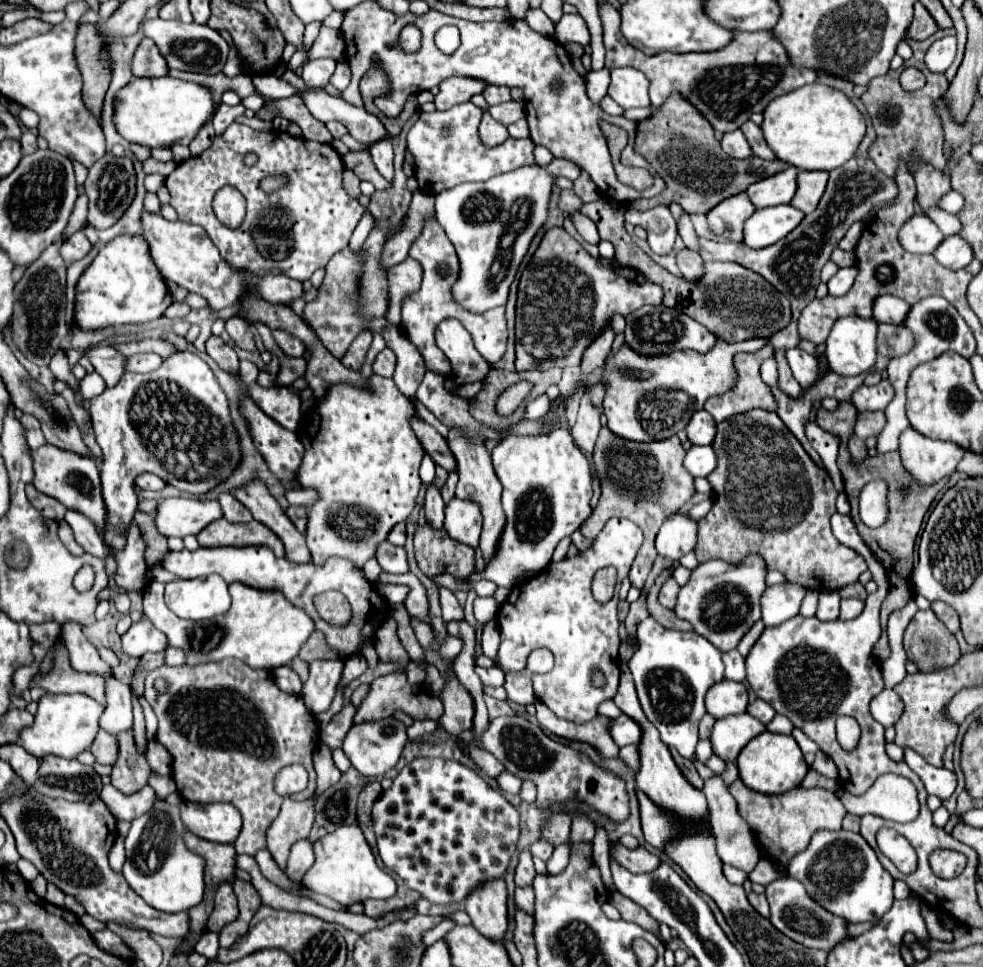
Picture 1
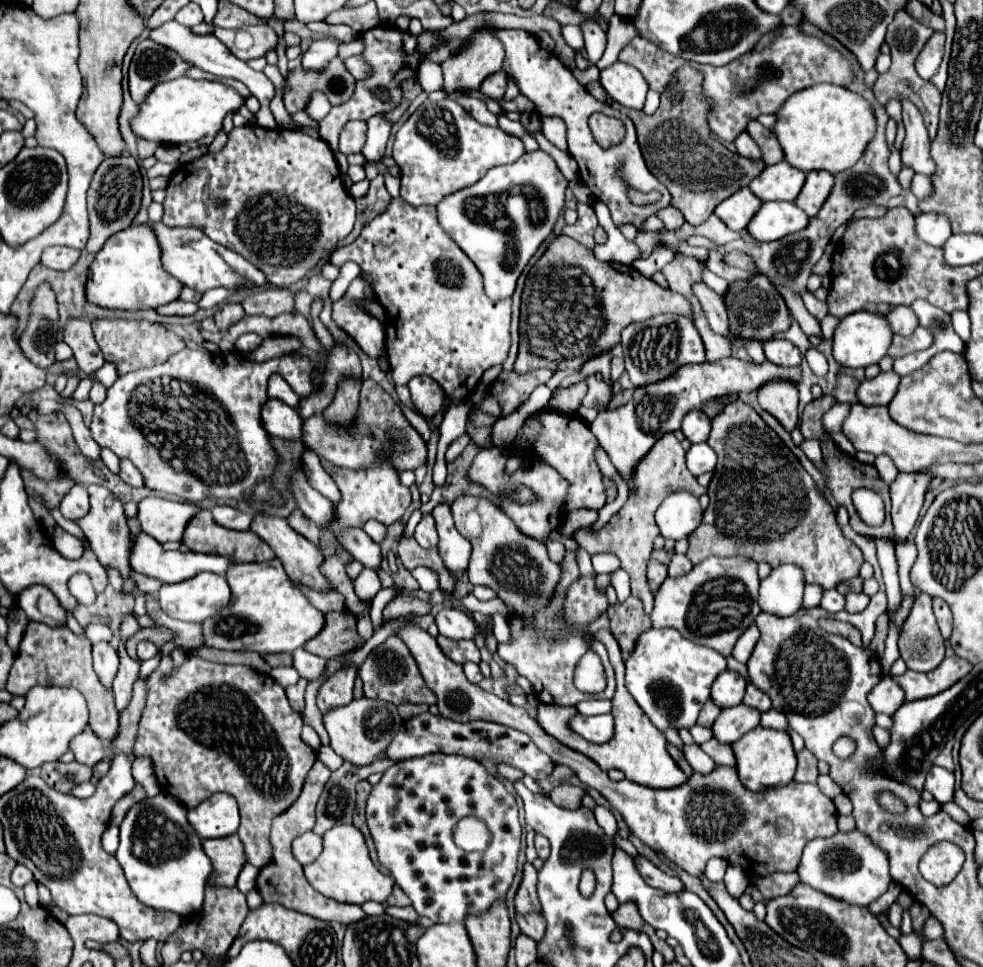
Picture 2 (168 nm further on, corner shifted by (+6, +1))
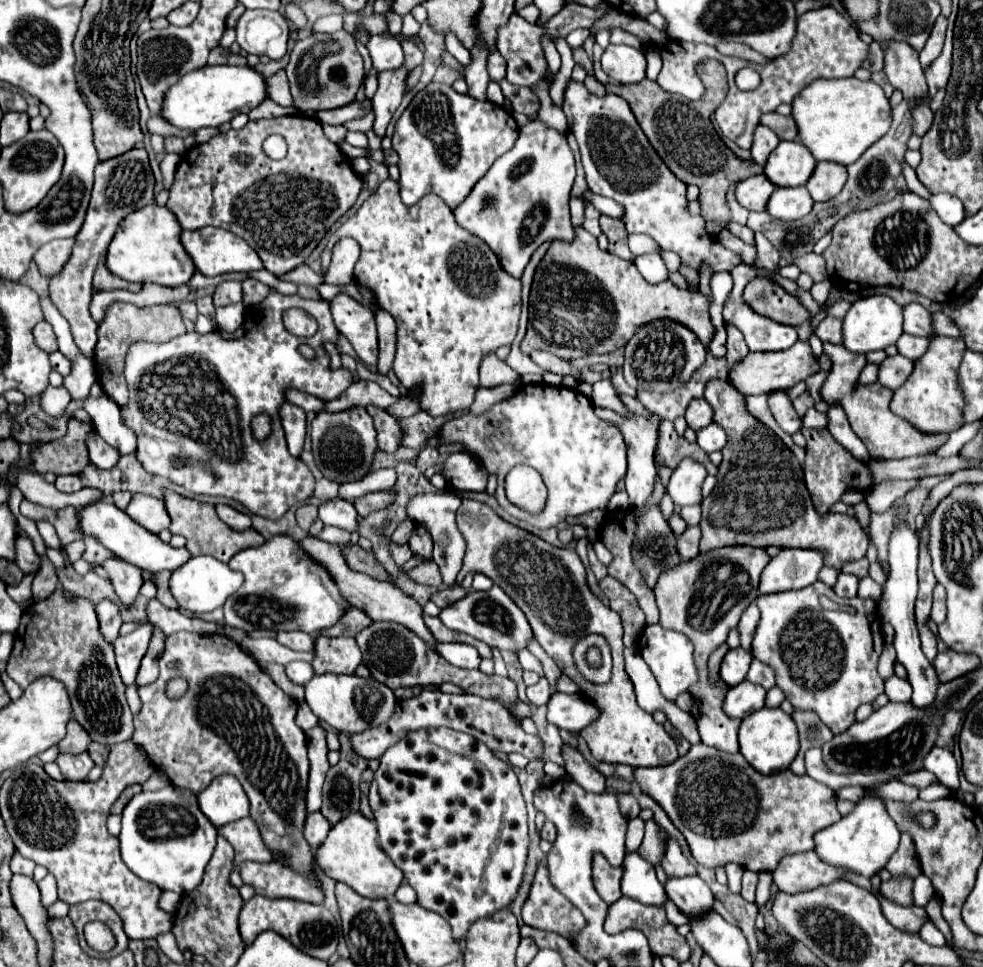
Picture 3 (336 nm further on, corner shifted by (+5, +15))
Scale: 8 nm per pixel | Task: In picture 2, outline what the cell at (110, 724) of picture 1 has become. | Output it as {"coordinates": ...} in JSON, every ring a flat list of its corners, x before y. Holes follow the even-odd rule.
{"coordinates":[[98,642,92,646,94,652,94,670,100,682,112,690,116,672,118,672,118,654,114,648,108,646,108,642]]}

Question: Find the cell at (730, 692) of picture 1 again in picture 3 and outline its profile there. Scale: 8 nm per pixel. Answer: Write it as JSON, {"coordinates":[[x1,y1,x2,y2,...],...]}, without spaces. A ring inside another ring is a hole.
{"coordinates":[[741,646,729,650,723,658,723,664,721,664,721,678,725,680,725,684,737,686,739,682,743,682,751,660,753,660,751,652,745,652]]}

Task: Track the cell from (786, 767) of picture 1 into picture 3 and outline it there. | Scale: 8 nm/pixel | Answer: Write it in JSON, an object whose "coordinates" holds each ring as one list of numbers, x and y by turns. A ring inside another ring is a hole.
{"coordinates":[[765,706,741,722,739,746,741,746,741,754,745,756,745,760,749,760,749,764,753,764,753,768,757,768,757,772,771,774,777,770,785,770,785,768,789,768,789,764,793,762,793,758,799,752,797,726,795,726,793,718,789,714,785,714,781,708]]}

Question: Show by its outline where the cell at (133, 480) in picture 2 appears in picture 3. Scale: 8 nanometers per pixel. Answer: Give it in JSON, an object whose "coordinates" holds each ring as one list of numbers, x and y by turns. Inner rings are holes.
{"coordinates":[[89,396,83,404,83,410,91,416,97,434,101,434,101,438,107,440,107,444,111,444,119,454,135,452,135,432,123,422,119,406,111,404,107,396]]}

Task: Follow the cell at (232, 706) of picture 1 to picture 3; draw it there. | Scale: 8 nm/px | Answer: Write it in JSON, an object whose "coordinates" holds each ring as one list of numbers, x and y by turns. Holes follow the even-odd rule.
{"coordinates":[[175,632,167,636,165,652,159,658,159,668,159,678,149,686,139,688,143,708,135,716,135,734,131,740,147,752,155,768,169,776,173,786,191,790,193,794,205,790,205,786,209,786,213,778,221,774,233,774,251,800,251,818,261,828,261,836,267,848,281,852,279,862,315,880,317,876,313,868,313,848,303,836,307,818,305,796,309,760,305,734,295,724,297,702,289,698,279,686,275,686,275,682,237,642,223,634,201,636,193,632],[167,660,179,660,181,668,177,672,167,668],[175,676,181,676,189,682,189,692,181,700,169,700,165,696,165,684]]}

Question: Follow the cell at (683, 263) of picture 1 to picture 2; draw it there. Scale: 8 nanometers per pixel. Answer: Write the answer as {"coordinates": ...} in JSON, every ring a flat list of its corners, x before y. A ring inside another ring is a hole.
{"coordinates":[[694,282,692,290,702,304,702,310,706,314,708,322,710,322,710,328,716,334,730,340,730,336,728,336,728,316,726,316,726,308,724,308,722,298,712,288,708,288,704,282]]}

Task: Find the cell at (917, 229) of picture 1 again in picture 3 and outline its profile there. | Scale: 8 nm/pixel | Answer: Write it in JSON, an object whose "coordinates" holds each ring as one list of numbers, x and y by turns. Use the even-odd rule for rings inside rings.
{"coordinates":[[933,194,929,198,933,210,937,212,937,216,949,224,949,226,957,226,961,224,961,220,965,220,965,208,961,204,961,200,957,200,955,196,949,194]]}

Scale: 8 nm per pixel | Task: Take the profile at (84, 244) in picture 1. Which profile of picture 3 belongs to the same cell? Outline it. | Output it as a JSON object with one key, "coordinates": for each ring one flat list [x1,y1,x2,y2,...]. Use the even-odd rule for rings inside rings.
{"coordinates":[[51,240,35,252,33,262,37,264,39,274,43,274,43,278,53,278,63,270,71,256,73,242,75,240]]}

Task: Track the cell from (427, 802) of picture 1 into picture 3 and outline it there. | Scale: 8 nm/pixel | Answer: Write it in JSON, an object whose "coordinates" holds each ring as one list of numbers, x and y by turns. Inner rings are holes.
{"coordinates":[[421,728,417,732,409,732,409,736,405,736,405,740,399,740,397,744,393,744,383,756,381,756,381,764,373,776,371,782,371,792,369,792,369,804,379,828,379,844,385,850,385,854,389,854,389,858,393,860,393,864,397,868,401,868,405,872,407,882,415,888,417,892,417,904,421,904,427,910,433,910,437,914,441,914,451,930,453,930,453,938,457,938,459,942,465,940,471,924,475,920,493,916,493,912,509,906,519,890,521,878,523,878,523,870,525,870,525,862,527,862,527,846,529,846,529,830,527,830,527,808,525,808,525,800,523,794,519,790,519,782,517,782,517,774,513,772,511,764,507,766,507,762,503,762,501,758,497,758,485,744,481,744,481,740,451,730,451,728]]}

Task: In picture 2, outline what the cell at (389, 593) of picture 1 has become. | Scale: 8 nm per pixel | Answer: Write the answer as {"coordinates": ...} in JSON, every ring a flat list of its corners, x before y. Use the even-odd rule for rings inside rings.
{"coordinates":[[364,567,364,570,362,570,353,583,356,595,362,600,372,600,382,589,377,573,366,567]]}

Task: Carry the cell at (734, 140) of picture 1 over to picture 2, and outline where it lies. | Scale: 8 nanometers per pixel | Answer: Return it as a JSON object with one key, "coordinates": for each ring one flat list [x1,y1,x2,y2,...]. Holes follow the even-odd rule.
{"coordinates":[[742,132,742,134,736,136,734,146,736,146,736,152,740,156,746,156,746,158,760,158,762,156,760,154,760,148,754,144,754,140,746,132]]}

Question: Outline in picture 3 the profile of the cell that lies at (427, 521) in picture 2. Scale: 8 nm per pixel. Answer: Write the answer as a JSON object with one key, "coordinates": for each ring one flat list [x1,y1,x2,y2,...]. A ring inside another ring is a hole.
{"coordinates":[[417,526,417,528,413,530,413,534,411,534,411,540,409,540,409,548,411,548,413,556,421,558,423,562,431,560,431,538,427,536,425,528]]}

